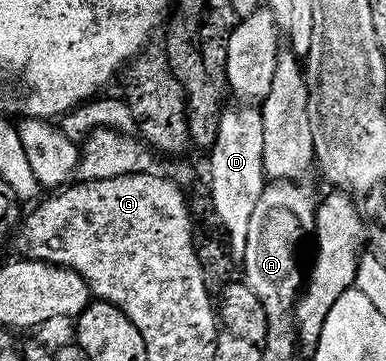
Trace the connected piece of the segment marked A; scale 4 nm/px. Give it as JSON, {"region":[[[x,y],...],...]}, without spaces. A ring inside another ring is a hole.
{"region":[[[272,182],[265,187],[262,198],[254,210],[254,218],[250,218],[250,238],[246,242],[246,254],[242,257],[244,264],[243,283],[266,306],[271,305],[271,300],[279,296],[288,296],[296,288],[296,279],[300,276],[300,268],[296,265],[296,251],[304,239],[311,237],[316,231],[316,212],[318,200],[315,200],[306,189],[300,188],[296,182]]]}

